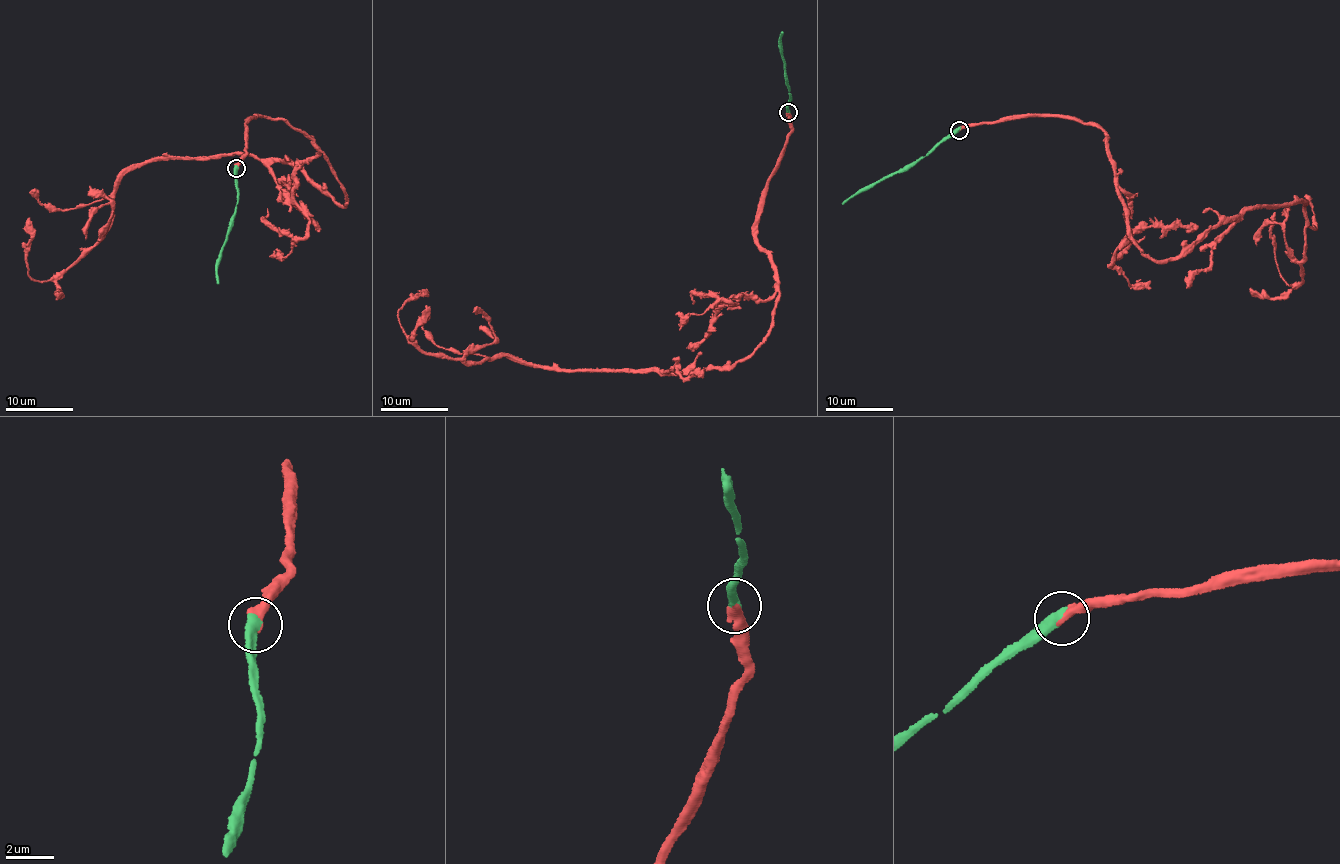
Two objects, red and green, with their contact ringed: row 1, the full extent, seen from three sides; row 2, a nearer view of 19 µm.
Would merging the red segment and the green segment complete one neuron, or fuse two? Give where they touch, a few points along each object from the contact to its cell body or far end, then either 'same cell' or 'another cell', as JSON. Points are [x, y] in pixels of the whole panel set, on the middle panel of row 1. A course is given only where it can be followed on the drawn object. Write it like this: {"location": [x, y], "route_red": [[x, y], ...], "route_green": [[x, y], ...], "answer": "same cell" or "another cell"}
{"location": [788, 112], "route_red": [[787, 111], [791, 133], [758, 217], [778, 297], [763, 342], [728, 366], [434, 356], [398, 310], [427, 291]], "route_green": [[787, 111], [790, 94], [779, 40], [782, 31]], "answer": "same cell"}

